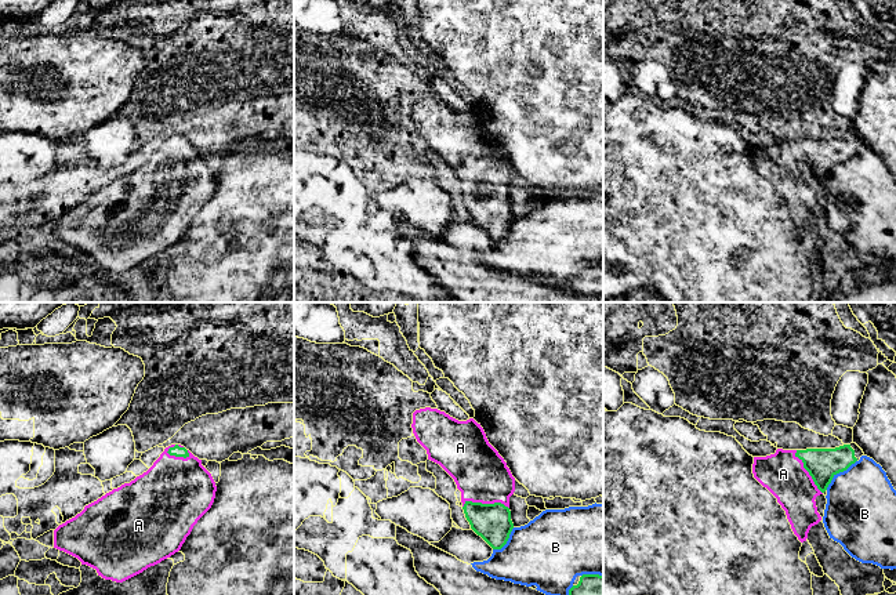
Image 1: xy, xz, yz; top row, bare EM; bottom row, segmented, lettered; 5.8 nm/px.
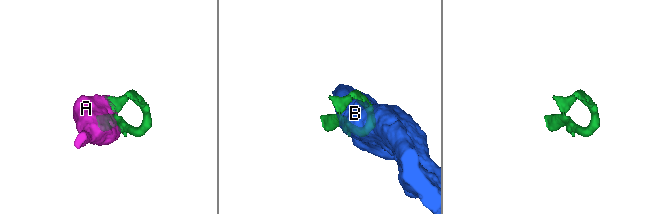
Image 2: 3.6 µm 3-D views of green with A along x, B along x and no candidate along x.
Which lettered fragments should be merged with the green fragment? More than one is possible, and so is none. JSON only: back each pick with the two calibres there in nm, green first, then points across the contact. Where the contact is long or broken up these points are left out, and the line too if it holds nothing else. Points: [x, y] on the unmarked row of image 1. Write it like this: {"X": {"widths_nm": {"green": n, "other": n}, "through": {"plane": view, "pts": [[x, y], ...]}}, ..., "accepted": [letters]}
{"A": {"widths_nm": {"green": 220, "other": 320}, "through": {"plane": "xz", "pts": [[492, 213], [486, 195], [485, 171], [481, 164]]}}, "accepted": ["A"]}

